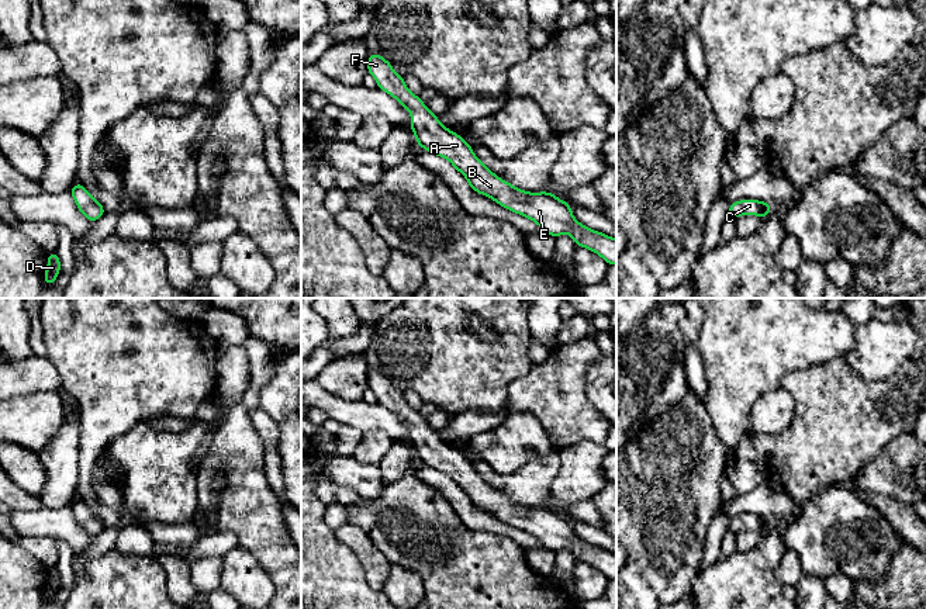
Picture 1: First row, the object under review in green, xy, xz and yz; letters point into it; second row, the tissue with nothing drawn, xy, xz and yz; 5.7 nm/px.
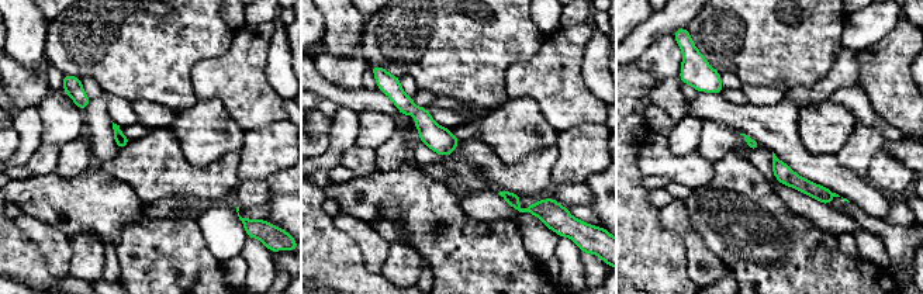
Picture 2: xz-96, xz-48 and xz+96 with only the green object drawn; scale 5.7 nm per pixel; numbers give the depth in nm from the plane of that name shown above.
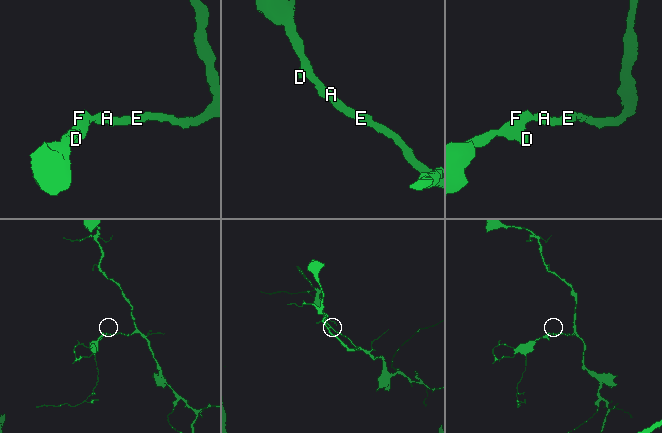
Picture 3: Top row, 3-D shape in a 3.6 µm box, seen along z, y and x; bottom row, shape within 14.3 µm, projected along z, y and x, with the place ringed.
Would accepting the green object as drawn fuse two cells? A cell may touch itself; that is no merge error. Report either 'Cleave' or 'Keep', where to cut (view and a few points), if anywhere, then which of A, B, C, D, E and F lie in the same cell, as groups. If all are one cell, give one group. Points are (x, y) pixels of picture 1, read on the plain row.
Keep. No split. Groups: A B C D E F

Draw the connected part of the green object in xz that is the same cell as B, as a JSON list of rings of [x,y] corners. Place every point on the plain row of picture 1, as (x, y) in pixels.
[[[379,368],[369,370],[367,387],[377,397],[377,404],[384,405],[408,425],[412,432],[410,443],[417,453],[417,460],[448,474],[476,508],[529,533],[545,549],[554,553],[569,549],[577,561],[587,563],[608,579],[616,581],[616,554],[580,539],[573,532],[571,522],[554,509],[528,508],[494,489],[460,450],[442,440],[425,418],[407,404],[404,391],[395,388],[388,376]]]

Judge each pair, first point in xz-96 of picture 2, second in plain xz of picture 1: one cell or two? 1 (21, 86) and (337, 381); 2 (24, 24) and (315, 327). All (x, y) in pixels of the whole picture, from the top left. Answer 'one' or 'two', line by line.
1: one
2: two

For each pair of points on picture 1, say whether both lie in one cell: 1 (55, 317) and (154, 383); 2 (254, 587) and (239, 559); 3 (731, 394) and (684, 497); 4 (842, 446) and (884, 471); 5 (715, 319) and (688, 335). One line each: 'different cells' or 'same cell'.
1: same cell
2: same cell
3: different cells
4: different cells
5: different cells

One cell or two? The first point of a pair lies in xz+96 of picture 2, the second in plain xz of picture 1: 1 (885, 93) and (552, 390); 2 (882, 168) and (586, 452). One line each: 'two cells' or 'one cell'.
1: one cell
2: one cell

